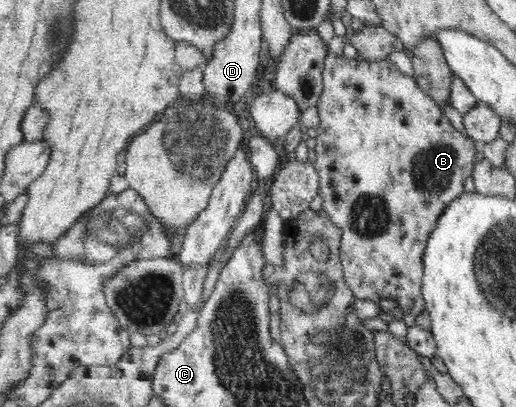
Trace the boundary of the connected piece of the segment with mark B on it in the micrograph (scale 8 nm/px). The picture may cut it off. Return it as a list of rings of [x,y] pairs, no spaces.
[[[328,52],[323,65],[322,72],[323,88],[317,101],[320,117],[319,128],[316,137],[316,161],[314,165],[318,168],[321,176],[320,195],[324,197],[324,209],[332,216],[332,220],[341,231],[340,259],[343,267],[343,275],[346,282],[350,284],[352,293],[357,298],[370,298],[374,300],[392,297],[406,313],[414,316],[424,310],[423,293],[421,281],[424,273],[424,251],[426,249],[430,234],[434,231],[444,213],[446,207],[457,197],[464,193],[466,179],[470,179],[474,159],[476,159],[477,144],[470,136],[458,131],[444,113],[436,100],[432,99],[415,80],[415,76],[405,75],[400,72],[394,64],[386,58],[362,59],[361,57],[348,59],[345,56],[335,55]]]

